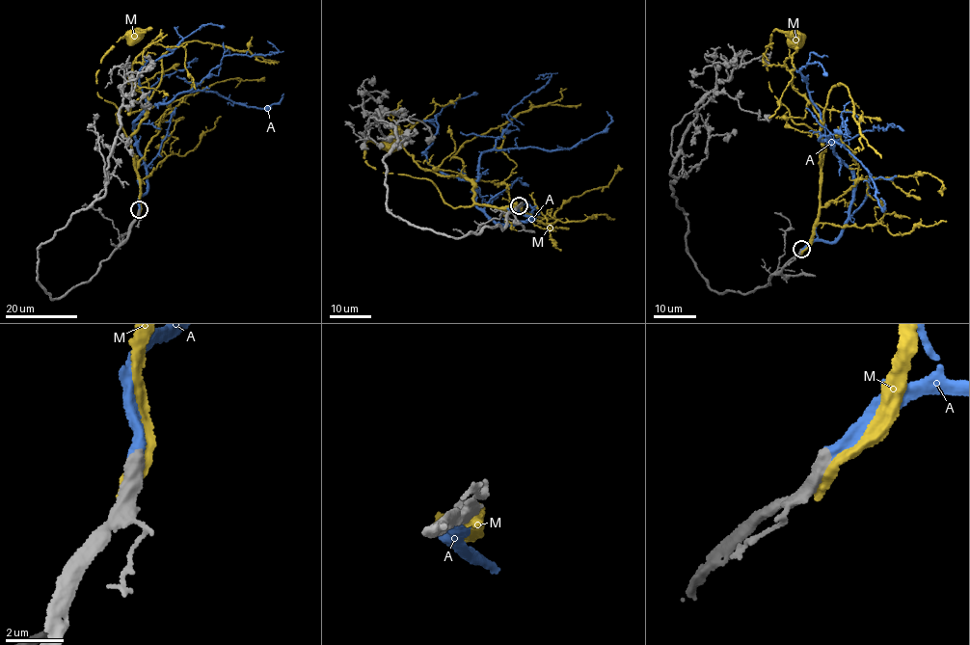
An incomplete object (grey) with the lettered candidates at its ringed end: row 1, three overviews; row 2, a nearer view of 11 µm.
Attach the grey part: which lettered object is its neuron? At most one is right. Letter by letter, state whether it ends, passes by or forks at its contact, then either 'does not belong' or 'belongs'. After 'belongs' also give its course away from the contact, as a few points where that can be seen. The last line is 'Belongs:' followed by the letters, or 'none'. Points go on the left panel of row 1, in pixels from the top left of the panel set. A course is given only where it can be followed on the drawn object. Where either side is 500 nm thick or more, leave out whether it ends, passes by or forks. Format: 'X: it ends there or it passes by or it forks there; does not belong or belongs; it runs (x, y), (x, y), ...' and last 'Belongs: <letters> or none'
A: it ends there; belongs; it runs (139, 210), (148, 186), (132, 121), (139, 114), (200, 90), (261, 108), (280, 102), (283, 94)
M: does not belong
Belongs: A

